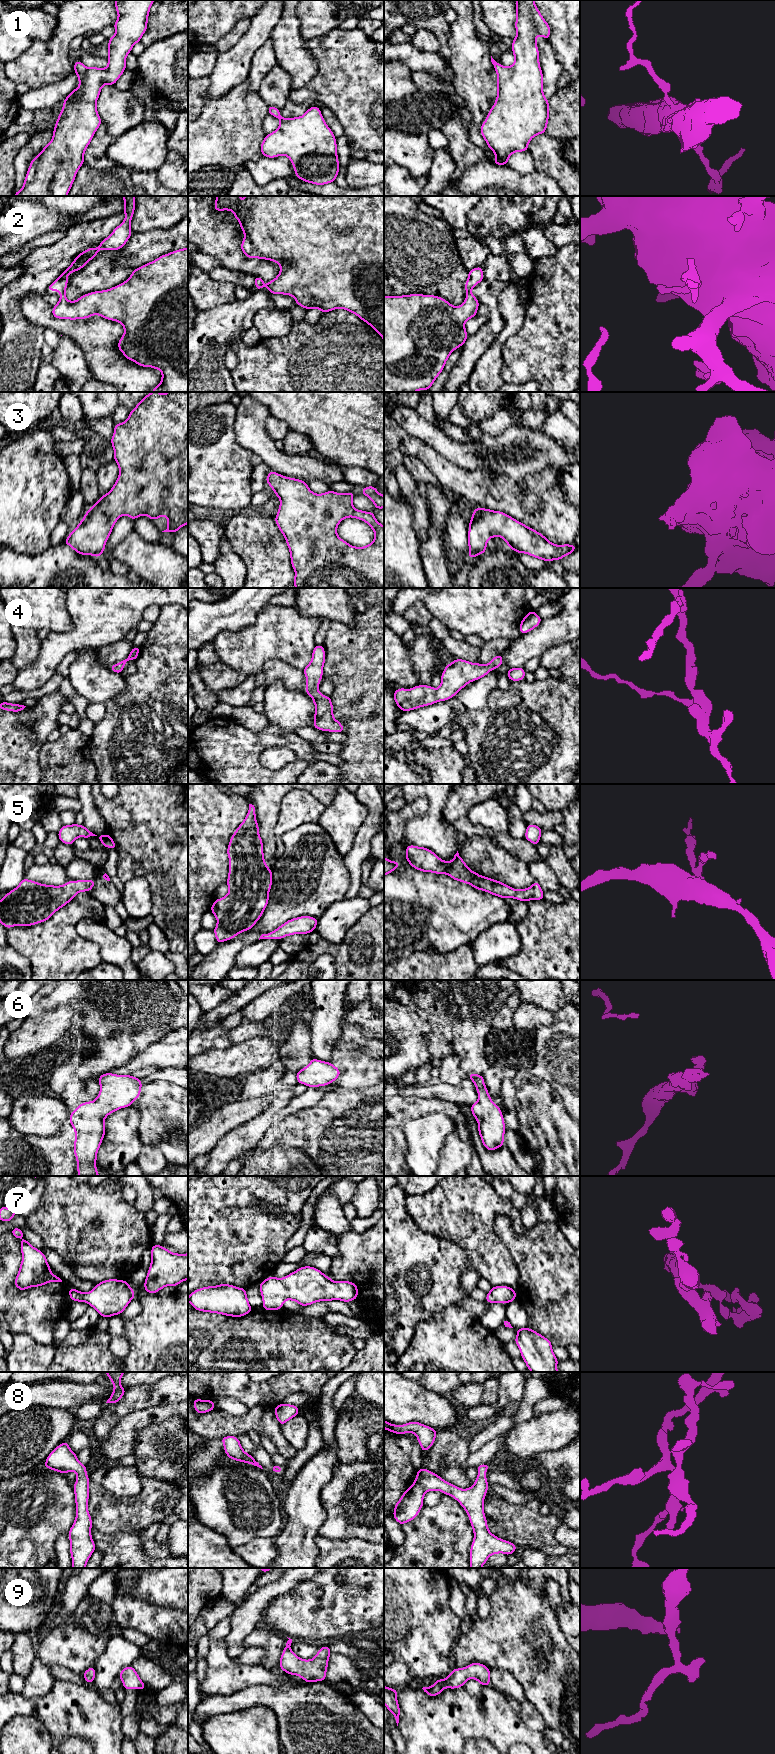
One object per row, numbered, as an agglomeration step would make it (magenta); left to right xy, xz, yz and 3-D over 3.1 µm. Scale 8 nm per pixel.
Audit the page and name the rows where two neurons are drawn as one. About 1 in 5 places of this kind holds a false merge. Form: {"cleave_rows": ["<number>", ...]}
{"cleave_rows": []}

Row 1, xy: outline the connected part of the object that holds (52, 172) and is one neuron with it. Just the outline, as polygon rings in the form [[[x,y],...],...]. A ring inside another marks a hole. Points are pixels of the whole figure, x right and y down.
[[[115,0],[115,8],[118,19],[113,24],[115,27],[115,35],[110,39],[108,45],[108,66],[106,68],[92,67],[88,68],[83,65],[82,61],[77,60],[73,66],[74,72],[79,80],[79,87],[75,88],[63,101],[63,109],[57,118],[53,137],[41,152],[31,160],[30,166],[26,173],[26,177],[21,190],[14,193],[14,196],[67,196],[71,186],[74,183],[79,168],[84,164],[84,153],[89,146],[95,132],[102,124],[98,114],[96,104],[100,96],[103,85],[115,85],[117,80],[126,70],[126,57],[130,54],[133,46],[140,42],[143,34],[147,31],[148,16],[151,5],[155,0]]]

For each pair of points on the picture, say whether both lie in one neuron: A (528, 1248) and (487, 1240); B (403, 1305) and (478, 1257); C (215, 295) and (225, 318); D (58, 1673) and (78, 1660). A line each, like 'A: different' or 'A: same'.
A: different
B: different
C: different
D: different

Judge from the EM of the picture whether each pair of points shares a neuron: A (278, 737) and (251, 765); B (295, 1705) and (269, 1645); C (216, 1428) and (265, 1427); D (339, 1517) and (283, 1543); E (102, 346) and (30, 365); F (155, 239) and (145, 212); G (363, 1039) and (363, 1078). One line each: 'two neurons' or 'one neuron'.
A: one neuron
B: one neuron
C: one neuron
D: two neurons
E: two neurons
F: two neurons
G: one neuron

